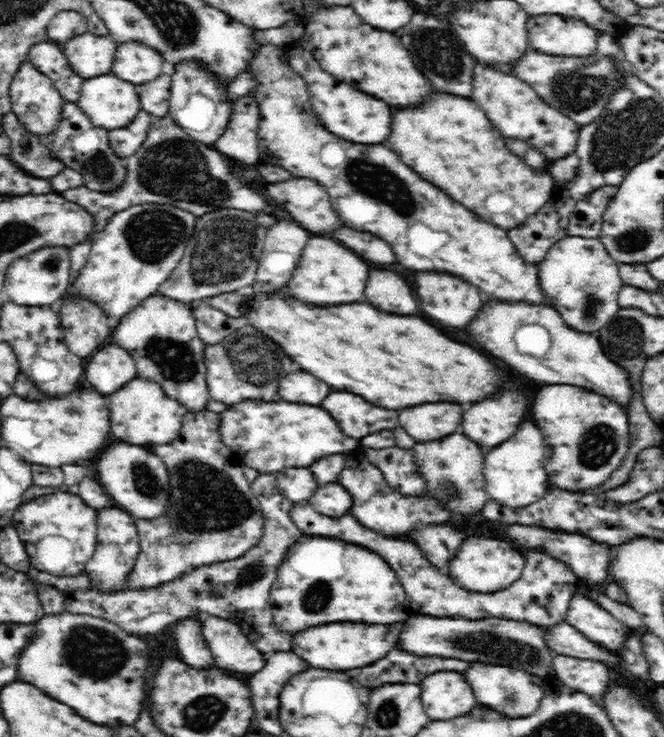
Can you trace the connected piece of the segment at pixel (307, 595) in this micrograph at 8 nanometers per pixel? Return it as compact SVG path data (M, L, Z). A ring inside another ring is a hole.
M302 535L280 564L279 578L271 591L276 625L302 631L330 622L394 624L412 616L408 594L396 572L381 556L357 544Z

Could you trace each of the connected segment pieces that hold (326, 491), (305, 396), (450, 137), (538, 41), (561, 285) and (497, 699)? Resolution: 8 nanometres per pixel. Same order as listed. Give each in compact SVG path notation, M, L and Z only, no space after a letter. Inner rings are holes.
M338 482L321 485L316 494L306 502L314 506L320 514L341 517L348 515L352 506L350 493Z
M294 372L280 380L280 394L286 400L296 400L300 404L320 404L328 392L330 388L324 382L306 372Z
M440 94L436 104L412 112L396 110L392 150L424 180L438 184L444 194L504 231L524 224L550 202L558 182L548 169L533 168L508 147L507 137L470 98ZM492 194L506 194L502 204L488 204Z
M529 15L529 46L548 55L587 55L597 48L598 30L572 15Z
M566 236L550 248L546 258L539 262L540 283L548 291L548 295L558 303L558 312L570 327L580 329L582 332L597 332L614 316L620 308L618 293L623 285L617 263L600 238L584 236Z
M474 662L472 668L468 670L468 680L472 680L474 693L476 693L476 699L480 706L508 714L508 717L531 716L536 713L536 710L539 710L542 698L544 698L544 689L540 680L525 670L512 668L508 665L498 666Z

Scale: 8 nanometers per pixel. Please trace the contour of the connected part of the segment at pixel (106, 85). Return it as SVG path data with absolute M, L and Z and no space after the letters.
M112 72L86 80L77 104L82 108L86 117L91 120L94 127L108 132L116 128L125 128L136 119L138 112L142 112L138 92L134 88L134 84L128 82L128 80L122 80L122 77L116 76Z

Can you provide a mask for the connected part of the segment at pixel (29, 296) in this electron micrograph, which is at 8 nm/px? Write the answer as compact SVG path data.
M42 248L14 260L7 268L6 284L10 300L28 307L56 306L69 290L69 260L66 248Z

